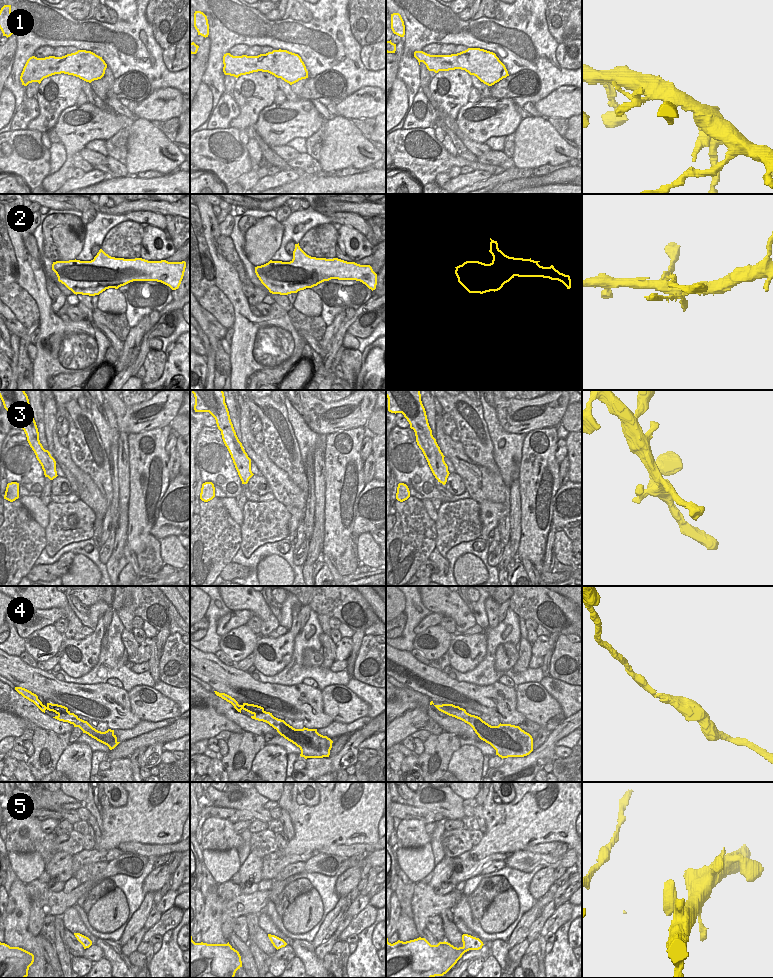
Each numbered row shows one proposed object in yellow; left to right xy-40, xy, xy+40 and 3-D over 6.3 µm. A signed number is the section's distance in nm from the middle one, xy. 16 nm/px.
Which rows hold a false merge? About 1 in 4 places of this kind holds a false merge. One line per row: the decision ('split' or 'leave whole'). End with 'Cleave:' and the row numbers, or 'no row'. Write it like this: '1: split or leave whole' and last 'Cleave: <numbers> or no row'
1: split
2: leave whole
3: leave whole
4: leave whole
5: leave whole
Cleave: 1

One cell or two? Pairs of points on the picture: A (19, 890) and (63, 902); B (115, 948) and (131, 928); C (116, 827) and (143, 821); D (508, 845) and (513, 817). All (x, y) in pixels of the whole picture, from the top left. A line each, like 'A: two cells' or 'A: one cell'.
A: two cells
B: two cells
C: one cell
D: one cell

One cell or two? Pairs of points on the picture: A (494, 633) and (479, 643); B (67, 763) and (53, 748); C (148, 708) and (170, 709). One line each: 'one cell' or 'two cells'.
A: two cells
B: two cells
C: one cell

